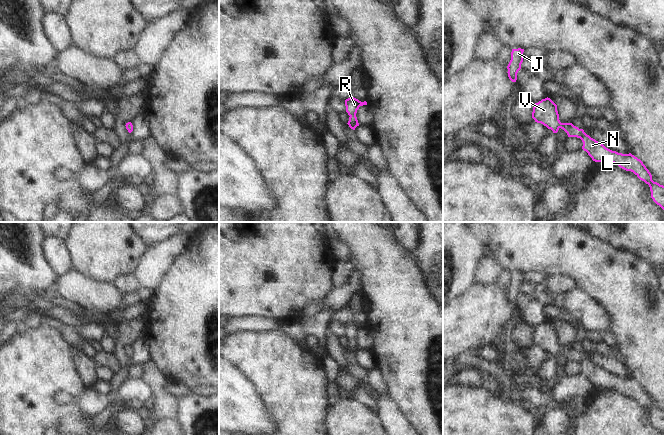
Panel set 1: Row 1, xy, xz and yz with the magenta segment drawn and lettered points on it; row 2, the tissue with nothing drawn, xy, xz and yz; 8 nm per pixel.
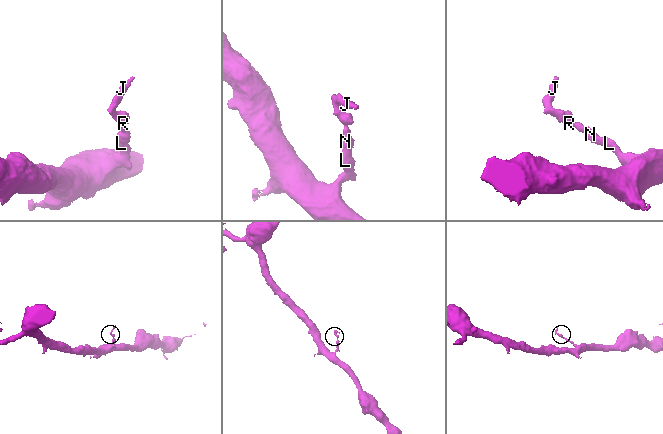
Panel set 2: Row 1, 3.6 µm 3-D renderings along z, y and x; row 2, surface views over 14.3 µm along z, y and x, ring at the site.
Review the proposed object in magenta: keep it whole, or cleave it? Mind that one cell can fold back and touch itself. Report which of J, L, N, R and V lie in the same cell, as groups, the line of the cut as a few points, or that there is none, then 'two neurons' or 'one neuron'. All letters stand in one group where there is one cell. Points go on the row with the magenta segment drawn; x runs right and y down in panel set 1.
J L N R V; no cut; one neuron

